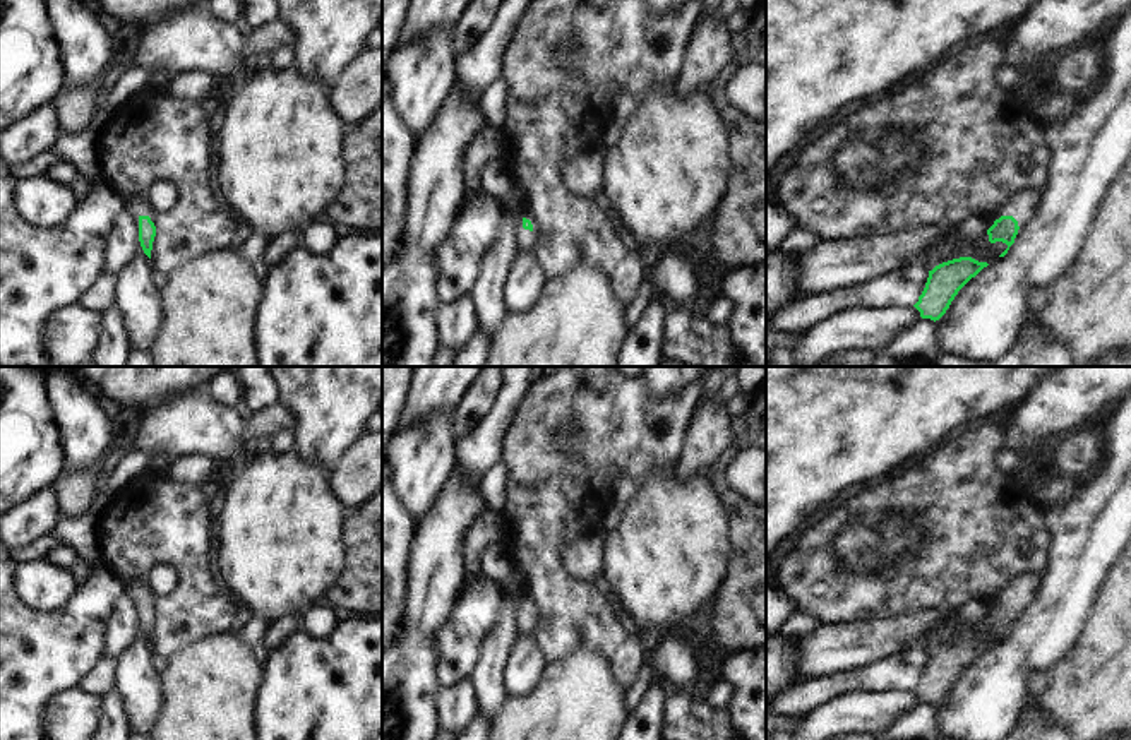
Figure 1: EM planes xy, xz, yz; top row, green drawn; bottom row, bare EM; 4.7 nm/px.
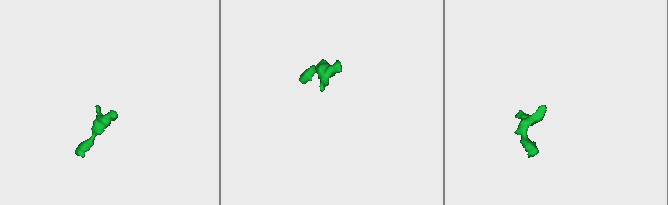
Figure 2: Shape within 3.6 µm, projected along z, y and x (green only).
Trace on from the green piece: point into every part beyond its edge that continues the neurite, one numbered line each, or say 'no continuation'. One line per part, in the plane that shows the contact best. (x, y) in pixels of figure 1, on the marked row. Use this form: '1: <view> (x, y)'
1: yz (1023, 204)

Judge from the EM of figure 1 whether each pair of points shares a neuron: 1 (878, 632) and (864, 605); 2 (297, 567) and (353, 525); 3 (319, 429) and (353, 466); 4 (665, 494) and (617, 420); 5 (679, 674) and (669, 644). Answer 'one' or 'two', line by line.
1: two
2: two
3: two
4: two
5: one

